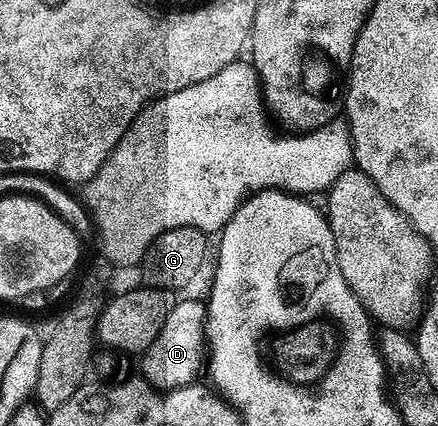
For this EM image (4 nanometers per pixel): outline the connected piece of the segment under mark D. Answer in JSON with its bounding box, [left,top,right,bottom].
[142,300,206,390]

